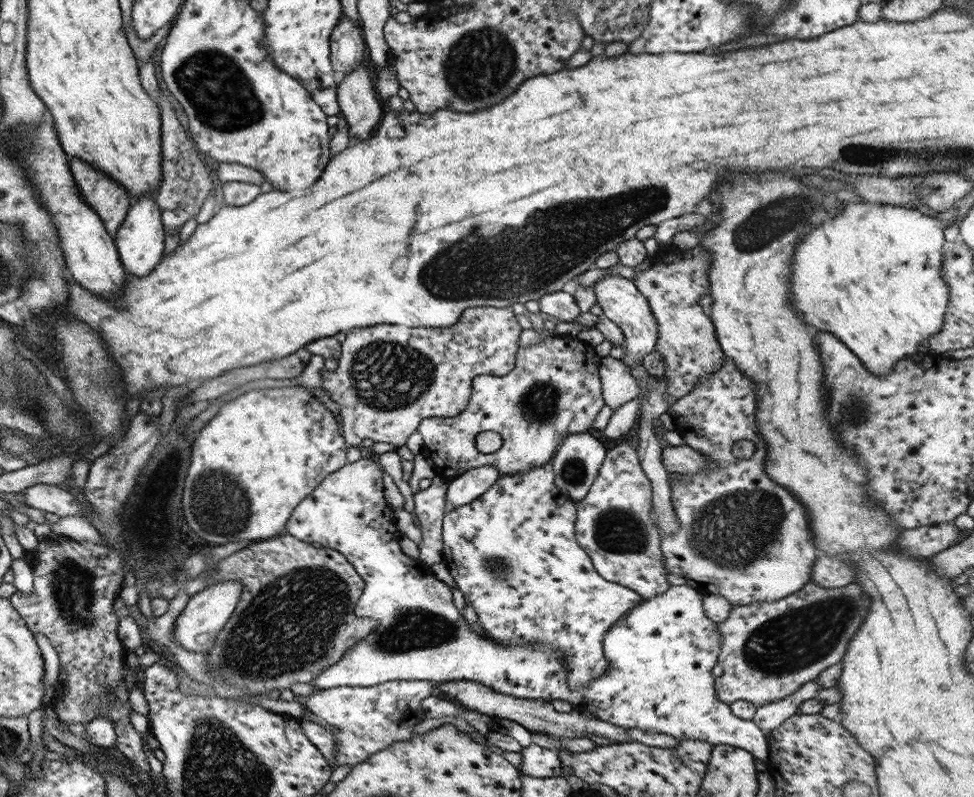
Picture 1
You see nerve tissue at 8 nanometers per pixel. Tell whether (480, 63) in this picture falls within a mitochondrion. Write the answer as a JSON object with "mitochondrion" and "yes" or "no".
{"mitochondrion":"yes"}

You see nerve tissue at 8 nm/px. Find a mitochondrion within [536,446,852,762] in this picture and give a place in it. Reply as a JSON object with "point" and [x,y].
{"point":[734,531]}

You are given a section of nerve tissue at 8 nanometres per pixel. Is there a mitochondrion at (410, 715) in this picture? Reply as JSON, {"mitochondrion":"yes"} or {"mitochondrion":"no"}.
{"mitochondrion":"no"}

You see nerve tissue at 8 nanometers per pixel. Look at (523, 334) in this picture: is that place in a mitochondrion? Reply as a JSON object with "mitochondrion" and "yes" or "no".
{"mitochondrion":"no"}

